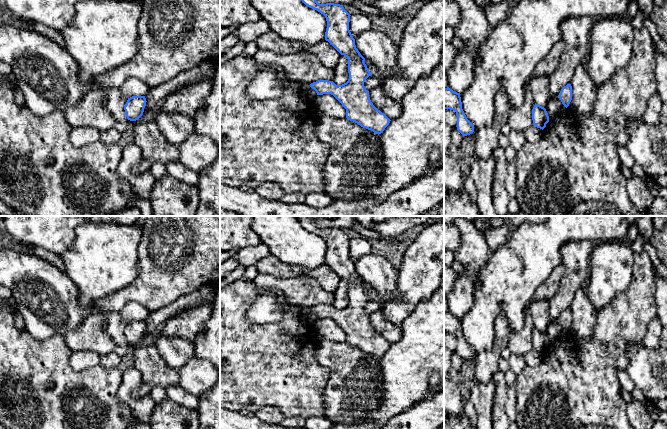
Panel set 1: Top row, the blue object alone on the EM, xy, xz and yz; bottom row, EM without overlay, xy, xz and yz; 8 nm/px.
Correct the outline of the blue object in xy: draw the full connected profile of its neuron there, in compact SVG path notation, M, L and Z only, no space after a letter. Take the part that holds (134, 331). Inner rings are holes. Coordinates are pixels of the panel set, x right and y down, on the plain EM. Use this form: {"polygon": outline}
{"polygon": "M132 320L128 322L124 330L127 343L130 345L138 344L143 339L146 326L145 320Z"}

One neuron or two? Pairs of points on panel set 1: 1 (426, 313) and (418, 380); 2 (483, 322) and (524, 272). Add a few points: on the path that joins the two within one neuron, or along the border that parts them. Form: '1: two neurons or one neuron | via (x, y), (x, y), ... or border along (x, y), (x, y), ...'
1: one neuron | via (426, 330), (426, 347), (418, 355), (418, 363)
2: one neuron | via (486, 310), (512, 284)

